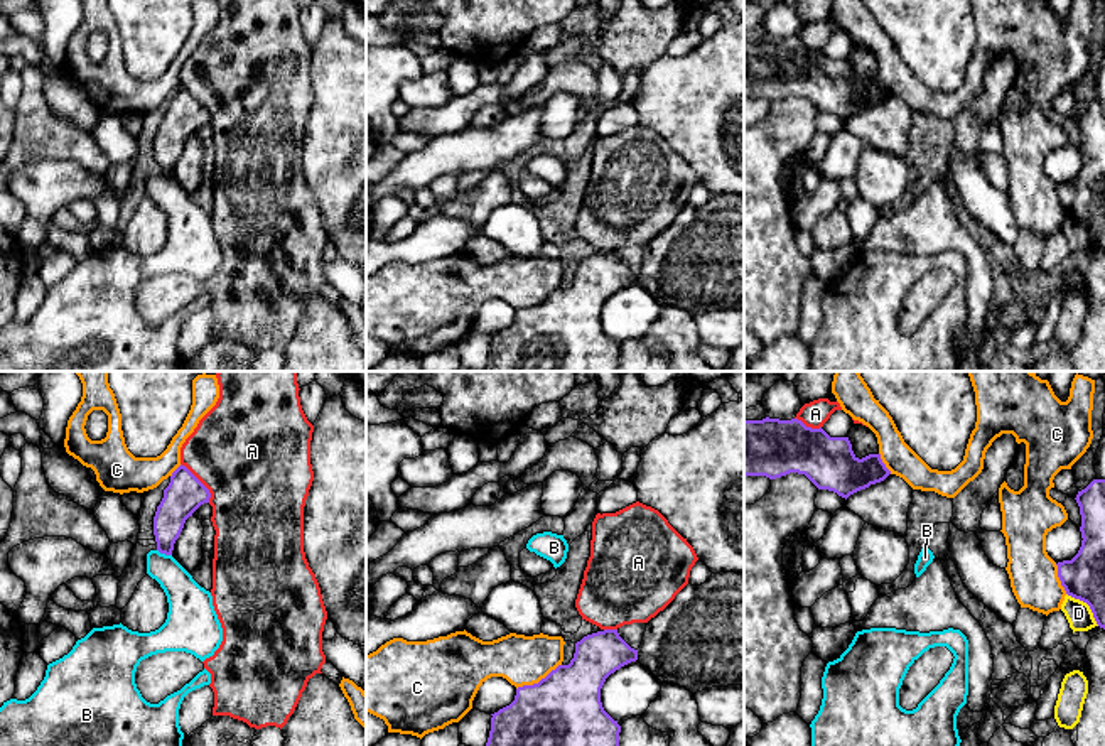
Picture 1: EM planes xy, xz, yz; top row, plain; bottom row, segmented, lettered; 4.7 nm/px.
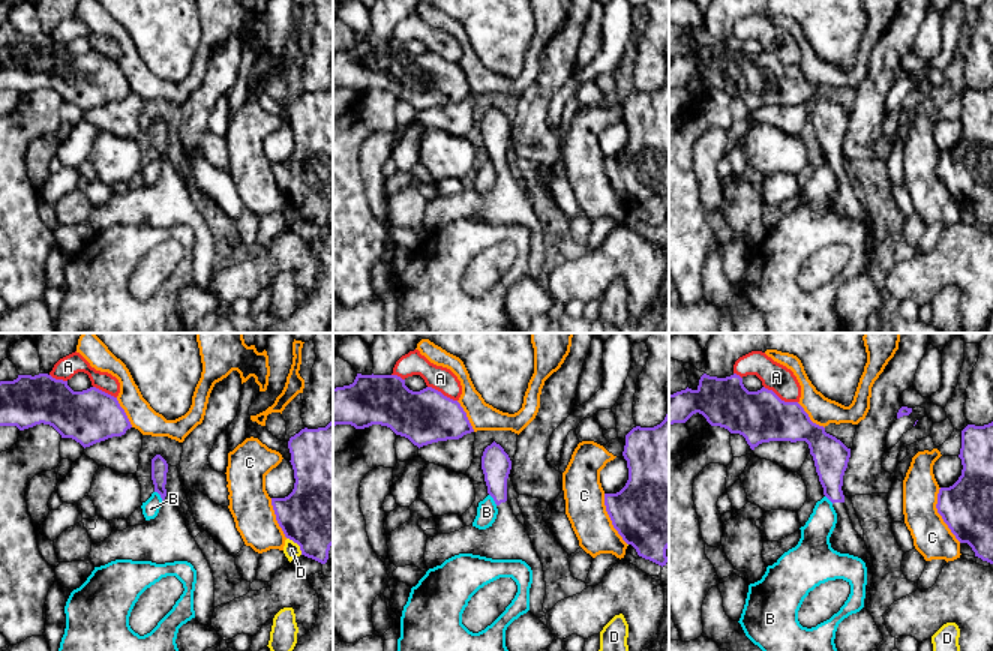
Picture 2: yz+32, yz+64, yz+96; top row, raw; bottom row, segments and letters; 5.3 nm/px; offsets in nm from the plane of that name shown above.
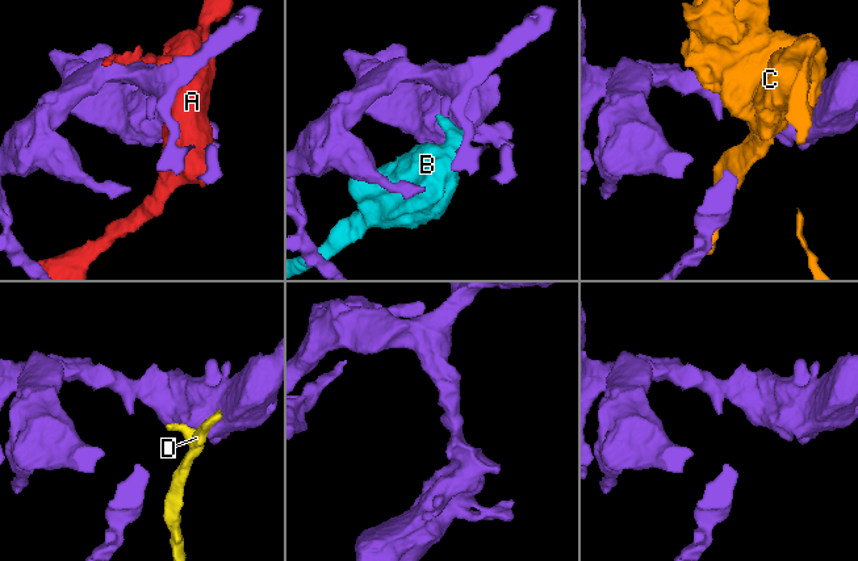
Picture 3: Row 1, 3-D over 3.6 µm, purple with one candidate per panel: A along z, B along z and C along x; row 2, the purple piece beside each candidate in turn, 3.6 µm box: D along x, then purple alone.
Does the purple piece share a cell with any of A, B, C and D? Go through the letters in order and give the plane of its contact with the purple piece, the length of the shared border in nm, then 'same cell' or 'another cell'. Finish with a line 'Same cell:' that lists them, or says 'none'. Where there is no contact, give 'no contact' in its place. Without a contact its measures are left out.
A: xy | 240 nm | another cell
B: xy | 80 nm | another cell
C: xz | 240 nm | another cell
D: yz | 220 nm | another cell
Same cell: none

